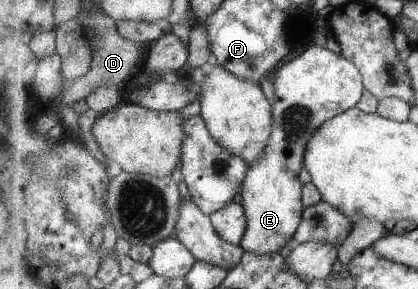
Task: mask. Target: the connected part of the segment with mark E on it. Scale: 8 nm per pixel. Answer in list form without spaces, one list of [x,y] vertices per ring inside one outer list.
[[[314,44],[303,53],[293,58],[285,65],[281,65],[272,74],[275,87],[274,98],[271,99],[274,126],[272,135],[264,156],[252,164],[242,187],[242,201],[248,217],[247,231],[240,243],[246,252],[263,254],[276,254],[285,247],[285,243],[292,241],[296,231],[304,220],[304,201],[302,200],[304,184],[299,181],[299,173],[303,171],[305,152],[309,147],[312,137],[319,131],[325,121],[345,113],[348,109],[355,108],[367,91],[361,70],[342,53],[333,51]]]

